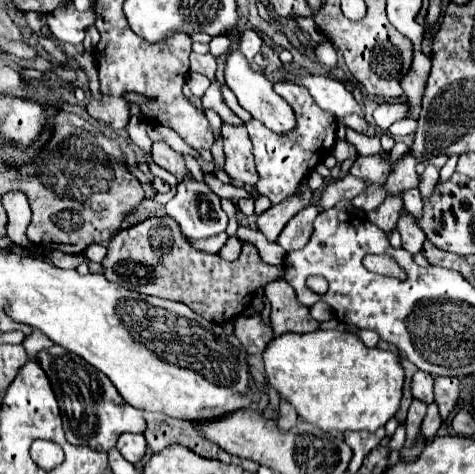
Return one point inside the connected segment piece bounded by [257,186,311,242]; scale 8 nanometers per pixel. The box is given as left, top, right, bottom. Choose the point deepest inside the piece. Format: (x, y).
(270, 223)

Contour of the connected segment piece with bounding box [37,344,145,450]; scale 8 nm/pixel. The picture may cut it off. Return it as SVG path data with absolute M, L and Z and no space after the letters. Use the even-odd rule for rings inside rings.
M57 344L41 350L37 354L37 360L51 382L61 408L63 430L71 444L89 446L93 450L111 450L123 432L145 432L143 414L131 408L131 404L127 404L123 396L115 392L115 386L111 384L111 380L107 380L107 376L103 376L103 372L91 368L91 364L79 360L79 356L67 352L65 348L59 348Z

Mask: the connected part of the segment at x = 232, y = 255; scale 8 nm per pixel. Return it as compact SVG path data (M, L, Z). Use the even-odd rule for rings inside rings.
M231 238L231 240L227 240L227 244L221 248L221 252L219 252L225 260L229 260L229 262L233 262L233 260L237 260L239 258L239 254L241 254L241 244L239 244L239 240L237 238Z

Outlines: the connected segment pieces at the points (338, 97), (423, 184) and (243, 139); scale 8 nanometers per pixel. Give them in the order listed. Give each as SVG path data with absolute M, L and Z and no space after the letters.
M289 74L285 80L307 86L311 90L311 96L317 100L317 104L323 110L333 112L337 118L341 118L349 112L363 116L363 110L357 104L357 100L353 98L353 94L341 82L337 82L333 78L313 76L313 74L309 74L309 76L291 76Z
M427 163L425 171L420 175L419 190L422 198L429 198L432 194L440 175L440 170L434 165Z
M223 124L223 144L225 144L225 172L241 180L247 186L255 186L259 174L255 172L251 140L245 126L231 126Z

